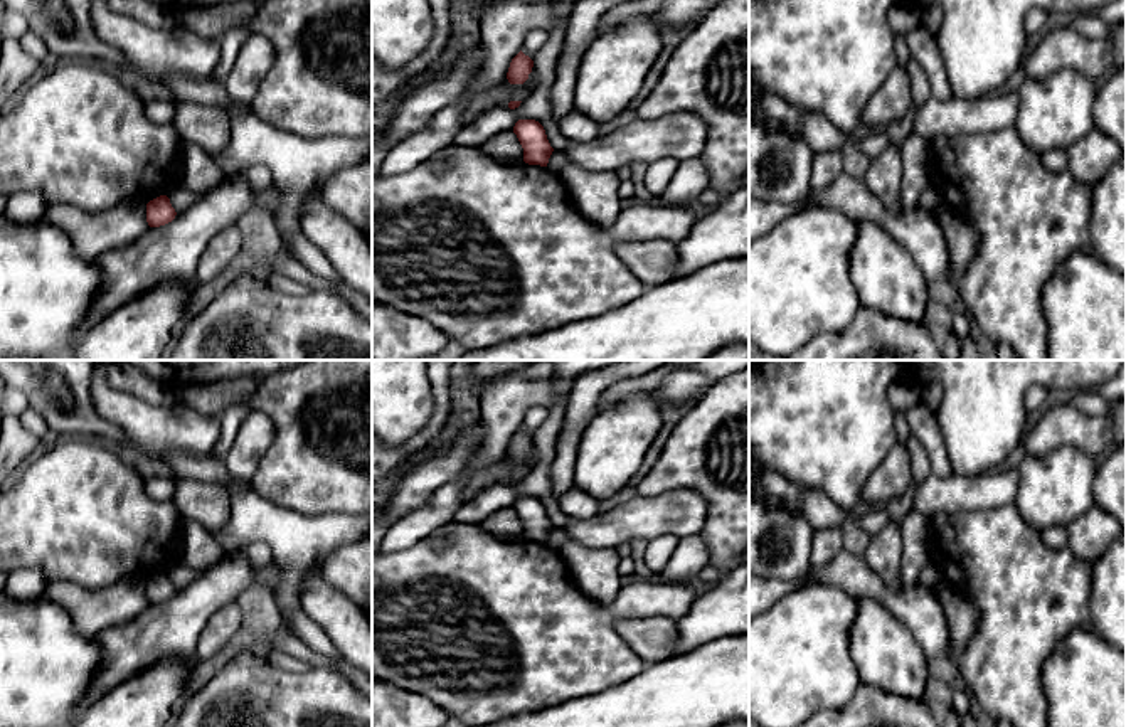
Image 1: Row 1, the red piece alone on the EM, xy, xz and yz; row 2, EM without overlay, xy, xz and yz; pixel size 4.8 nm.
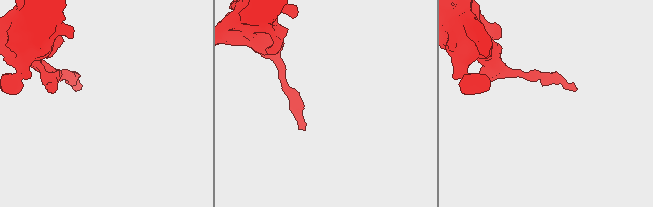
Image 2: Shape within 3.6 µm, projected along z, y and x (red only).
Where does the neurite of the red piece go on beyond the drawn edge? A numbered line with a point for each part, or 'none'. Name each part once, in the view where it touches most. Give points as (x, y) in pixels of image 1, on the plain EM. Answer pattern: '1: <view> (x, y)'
none

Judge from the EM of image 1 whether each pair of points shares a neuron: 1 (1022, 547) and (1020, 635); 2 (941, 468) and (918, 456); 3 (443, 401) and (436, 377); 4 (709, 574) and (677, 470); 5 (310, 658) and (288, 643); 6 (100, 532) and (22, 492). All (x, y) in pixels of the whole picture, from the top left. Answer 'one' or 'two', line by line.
1: one
2: two
3: one
4: two
5: one
6: one

